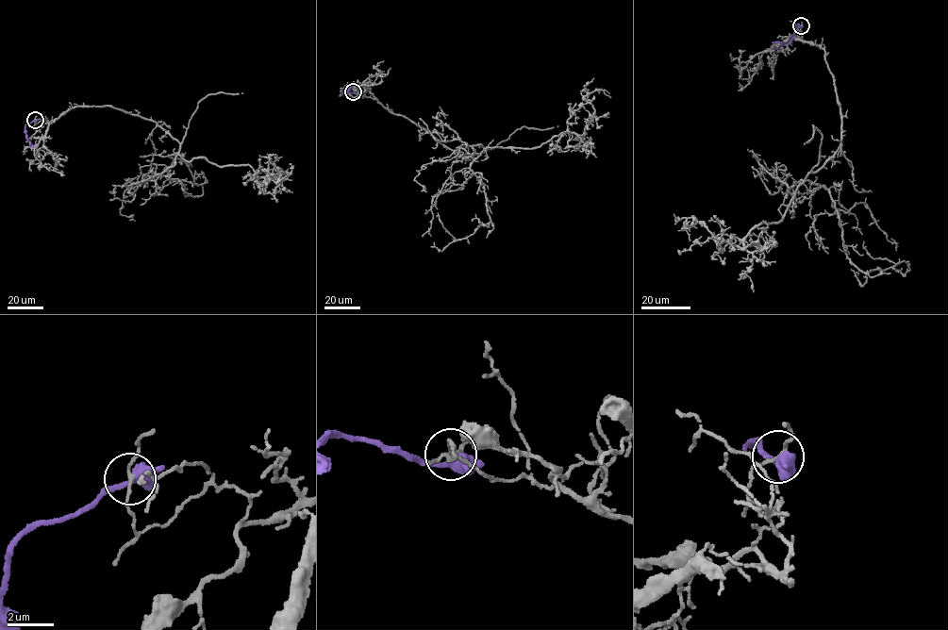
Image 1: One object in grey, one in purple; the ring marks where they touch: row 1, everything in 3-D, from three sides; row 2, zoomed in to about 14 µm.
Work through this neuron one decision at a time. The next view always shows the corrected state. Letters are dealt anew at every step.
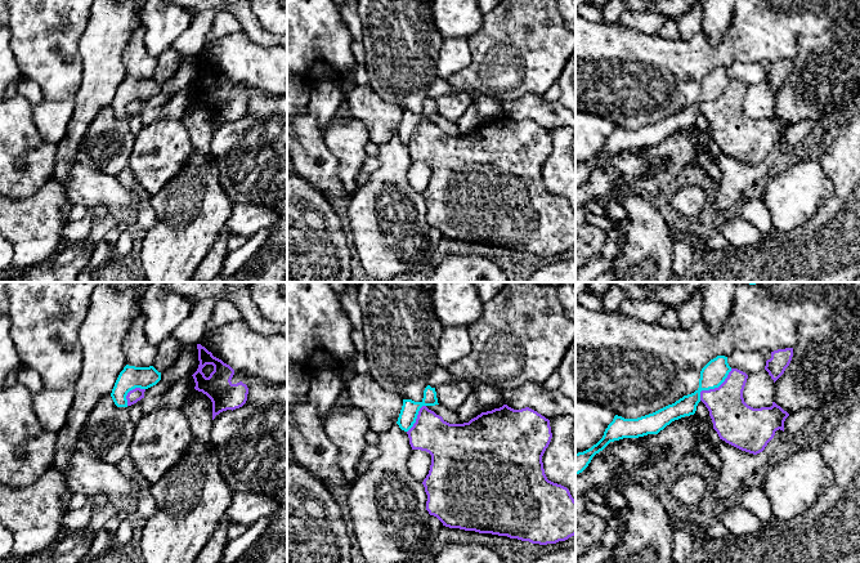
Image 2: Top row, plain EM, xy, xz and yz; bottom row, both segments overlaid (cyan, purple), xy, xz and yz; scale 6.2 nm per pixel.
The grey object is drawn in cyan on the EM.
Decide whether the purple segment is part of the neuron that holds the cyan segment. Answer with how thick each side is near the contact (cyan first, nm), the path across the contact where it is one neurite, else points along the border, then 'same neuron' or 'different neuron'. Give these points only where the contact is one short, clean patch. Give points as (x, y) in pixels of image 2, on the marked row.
calibres 160 and 260 nm; border yz (731, 369), (717, 387), (703, 389), (699, 400); different neuron

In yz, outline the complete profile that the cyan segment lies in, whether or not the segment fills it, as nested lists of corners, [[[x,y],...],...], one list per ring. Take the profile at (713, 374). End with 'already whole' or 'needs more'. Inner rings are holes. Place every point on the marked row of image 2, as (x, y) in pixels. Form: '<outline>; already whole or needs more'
[[[717,356],[702,368],[699,388],[694,393],[684,396],[675,403],[637,419],[624,419],[615,415],[605,429],[603,438],[596,444],[583,452],[575,453],[575,474],[582,473],[588,466],[592,457],[603,451],[610,442],[658,434],[672,421],[694,415],[700,402],[700,392],[718,388],[730,371],[731,367],[727,363],[727,357]]]; already whole

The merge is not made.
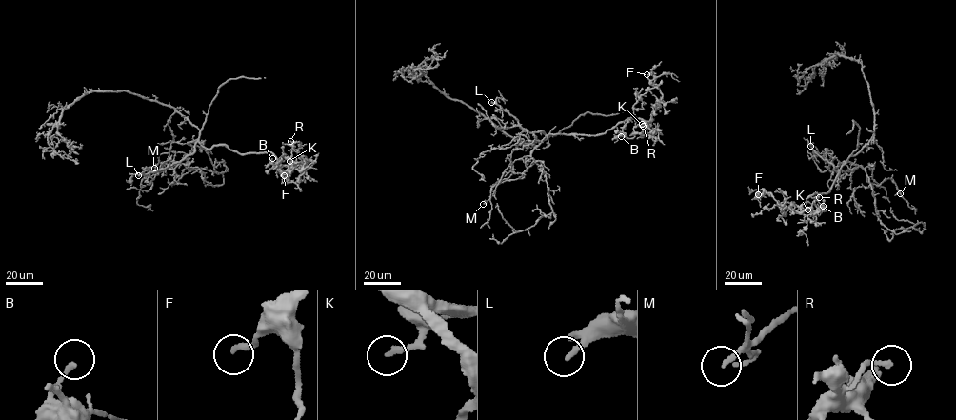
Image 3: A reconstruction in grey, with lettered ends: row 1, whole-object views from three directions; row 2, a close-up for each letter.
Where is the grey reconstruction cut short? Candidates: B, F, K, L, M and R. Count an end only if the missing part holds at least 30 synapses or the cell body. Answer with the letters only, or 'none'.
L

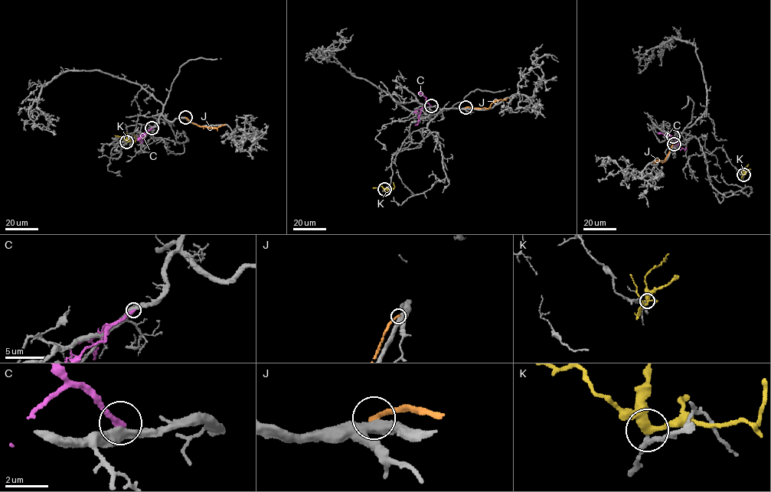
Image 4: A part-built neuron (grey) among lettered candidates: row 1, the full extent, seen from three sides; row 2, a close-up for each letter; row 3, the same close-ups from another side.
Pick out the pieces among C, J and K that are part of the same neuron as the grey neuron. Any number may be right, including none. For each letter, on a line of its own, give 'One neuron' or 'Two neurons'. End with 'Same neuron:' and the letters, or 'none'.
C: Two neurons
J: Two neurons
K: Two neurons
Same neuron: none

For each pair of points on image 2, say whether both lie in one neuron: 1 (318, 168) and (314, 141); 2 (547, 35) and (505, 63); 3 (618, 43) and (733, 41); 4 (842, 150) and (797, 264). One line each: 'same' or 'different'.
1: same
2: same
3: same
4: same

